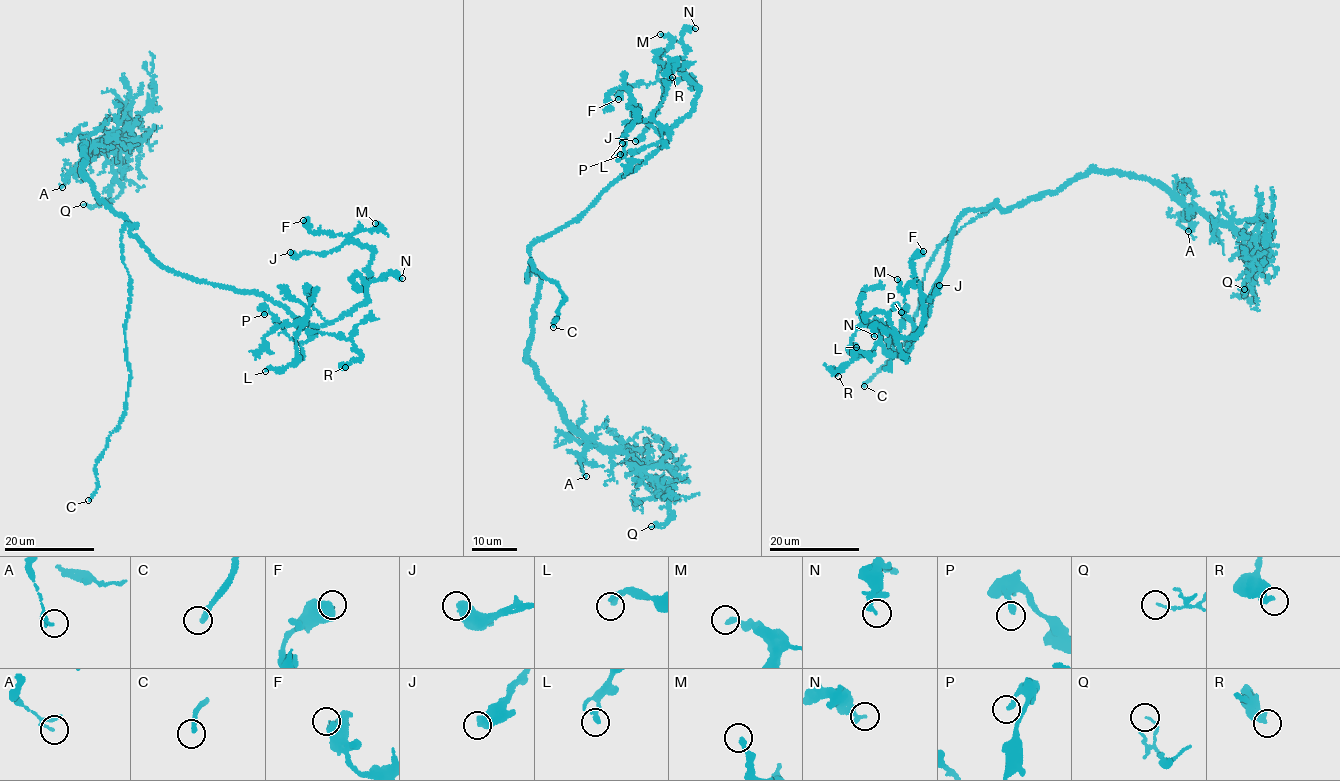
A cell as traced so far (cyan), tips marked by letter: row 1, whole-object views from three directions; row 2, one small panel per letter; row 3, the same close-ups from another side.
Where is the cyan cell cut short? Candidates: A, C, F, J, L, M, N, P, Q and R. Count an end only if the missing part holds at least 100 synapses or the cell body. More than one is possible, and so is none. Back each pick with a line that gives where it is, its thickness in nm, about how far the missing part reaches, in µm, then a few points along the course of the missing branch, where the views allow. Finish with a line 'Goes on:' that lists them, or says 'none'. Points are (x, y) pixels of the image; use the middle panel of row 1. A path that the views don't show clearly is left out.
C: Place: (553, 327). Thickness 280 nm. Missing length about 15 µm. Course of what is missing: (553, 327), (543, 345), (554, 354), (543, 360)
Goes on: C

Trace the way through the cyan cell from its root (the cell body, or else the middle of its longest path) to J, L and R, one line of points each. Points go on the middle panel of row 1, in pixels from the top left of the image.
J: (530, 262), (530, 244), (579, 217), (689, 115), (697, 91), (690, 77), (667, 84), (654, 118), (635, 141)
L: (530, 262), (530, 244), (579, 217), (662, 144), (668, 130), (638, 119), (631, 104), (637, 113), (622, 143)
R: (530, 262), (530, 244), (579, 217), (667, 139), (653, 114), (675, 60), (669, 63), (672, 77)

